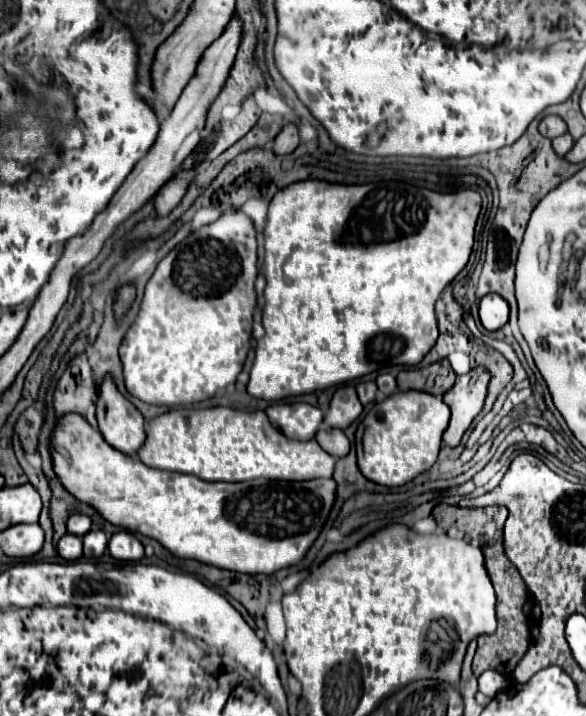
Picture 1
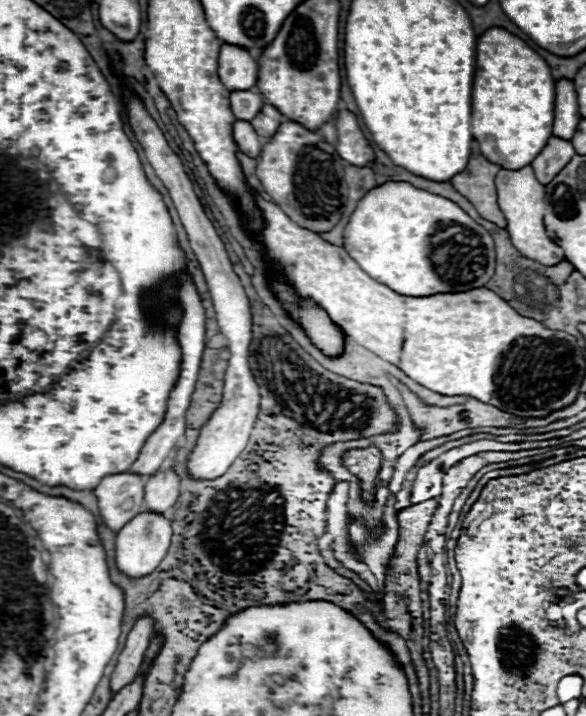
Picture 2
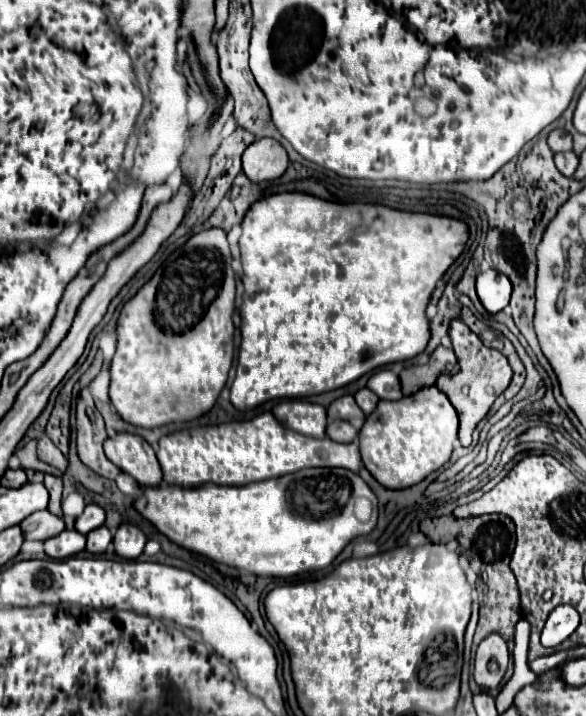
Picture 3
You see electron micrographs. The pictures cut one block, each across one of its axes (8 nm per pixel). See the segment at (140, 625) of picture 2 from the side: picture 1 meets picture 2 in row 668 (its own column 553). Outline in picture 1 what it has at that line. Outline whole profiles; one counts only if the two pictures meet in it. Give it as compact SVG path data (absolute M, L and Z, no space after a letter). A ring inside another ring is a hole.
M548 114L540 120L538 124L538 132L546 138L556 138L556 136L562 136L566 132L566 122L560 118L560 116L554 116L554 114Z

